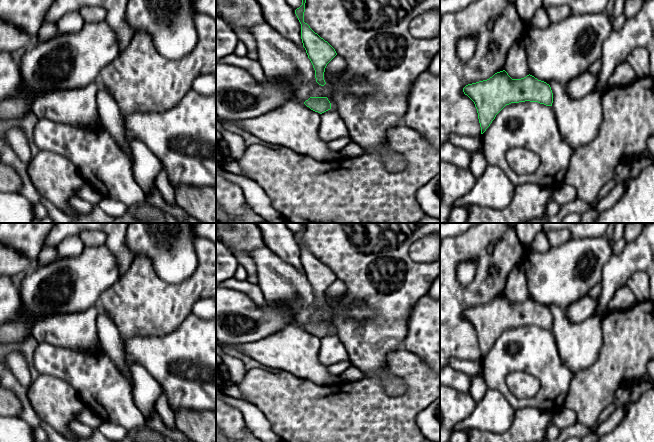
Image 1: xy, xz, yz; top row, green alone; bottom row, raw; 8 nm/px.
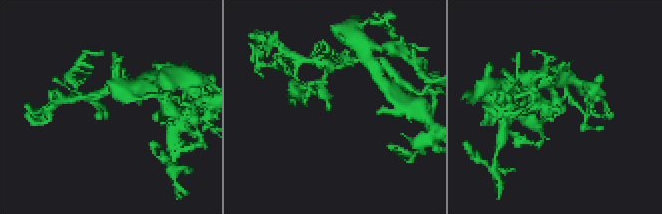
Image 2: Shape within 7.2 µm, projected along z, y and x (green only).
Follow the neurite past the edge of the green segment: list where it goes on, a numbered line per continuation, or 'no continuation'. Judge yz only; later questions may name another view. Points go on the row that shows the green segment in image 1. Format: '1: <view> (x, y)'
no continuation

